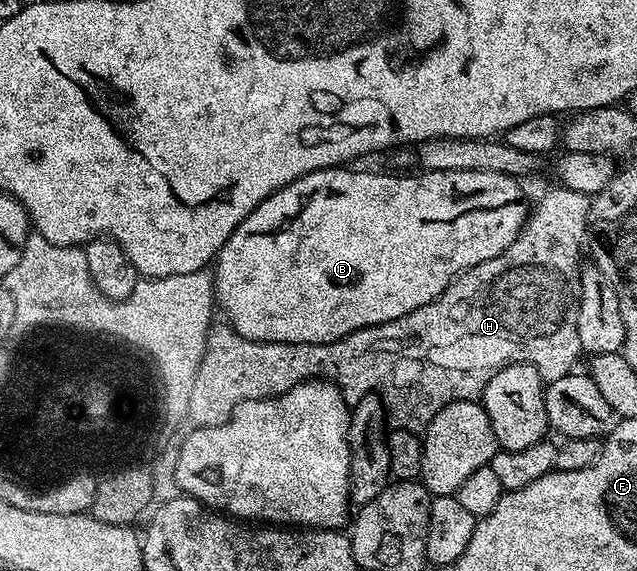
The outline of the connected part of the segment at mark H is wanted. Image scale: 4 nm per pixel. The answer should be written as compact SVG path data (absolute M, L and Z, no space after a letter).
M557 185L555 189L550 191L549 194L542 195L540 203L531 207L528 221L521 228L520 235L516 237L514 244L510 244L510 248L506 248L506 252L494 256L494 260L486 260L474 268L462 271L430 304L422 304L422 308L414 308L414 312L410 312L393 322L387 322L381 326L366 326L362 330L355 330L353 334L338 339L337 342L329 342L326 346L290 344L289 342L255 342L249 338L244 338L234 328L232 331L226 332L226 324L213 325L212 328L216 331L216 334L212 334L212 350L207 349L208 358L204 358L204 370L200 370L200 382L196 382L196 390L192 390L192 418L200 418L200 422L210 422L213 426L217 426L225 422L243 402L258 400L259 398L275 398L278 394L287 394L288 390L294 388L299 382L323 376L325 379L335 382L348 396L352 396L352 394L363 396L377 390L384 403L387 421L395 429L420 432L430 424L430 420L434 420L434 416L438 412L442 412L442 408L446 408L446 404L466 400L467 398L479 399L484 393L490 376L494 376L494 372L498 372L504 366L509 366L515 362L529 362L544 377L545 383L562 380L562 376L573 373L575 366L572 365L575 364L576 357L581 357L582 354L580 341L578 340L580 271L582 269L580 245L583 242L585 245L586 235L589 233L588 213L592 207L592 198L587 194L574 192L570 188L561 185Z

